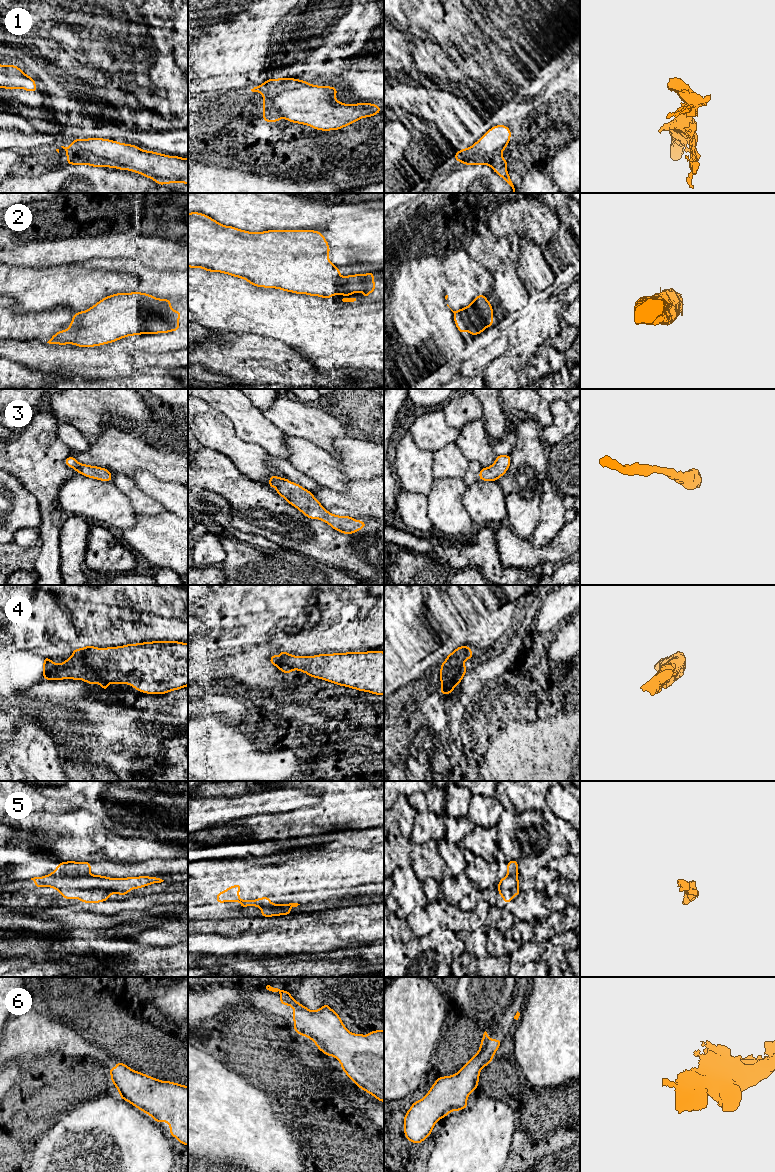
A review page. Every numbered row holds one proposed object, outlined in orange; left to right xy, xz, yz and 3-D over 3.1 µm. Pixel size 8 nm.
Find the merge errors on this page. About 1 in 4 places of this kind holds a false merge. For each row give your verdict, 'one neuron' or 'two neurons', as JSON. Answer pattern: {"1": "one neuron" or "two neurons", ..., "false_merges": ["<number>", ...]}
{"1": "one neuron", "2": "one neuron", "3": "one neuron", "4": "one neuron", "5": "two neurons", "6": "one neuron", "false_merges": ["5"]}

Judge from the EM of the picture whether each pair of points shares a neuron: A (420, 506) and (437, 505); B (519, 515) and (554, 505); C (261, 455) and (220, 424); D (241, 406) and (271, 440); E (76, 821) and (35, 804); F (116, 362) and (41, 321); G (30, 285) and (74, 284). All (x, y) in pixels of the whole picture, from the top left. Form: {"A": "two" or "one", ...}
{"A": "two", "B": "two", "C": "one", "D": "one", "E": "two", "F": "two", "G": "one"}

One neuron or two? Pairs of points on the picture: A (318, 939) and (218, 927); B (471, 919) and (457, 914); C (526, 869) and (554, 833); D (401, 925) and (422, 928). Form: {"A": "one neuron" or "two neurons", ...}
{"A": "two neurons", "B": "one neuron", "C": "one neuron", "D": "two neurons"}

